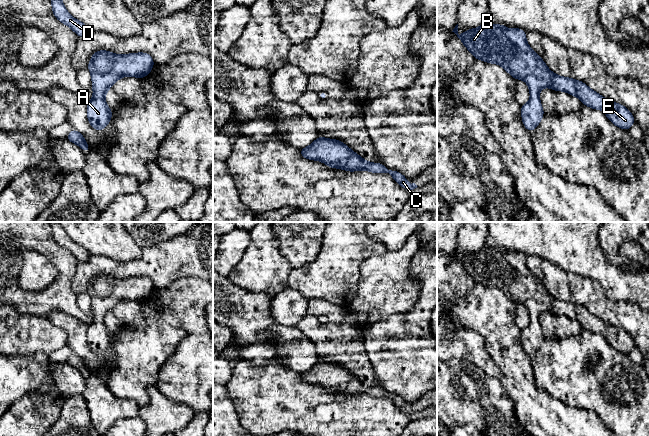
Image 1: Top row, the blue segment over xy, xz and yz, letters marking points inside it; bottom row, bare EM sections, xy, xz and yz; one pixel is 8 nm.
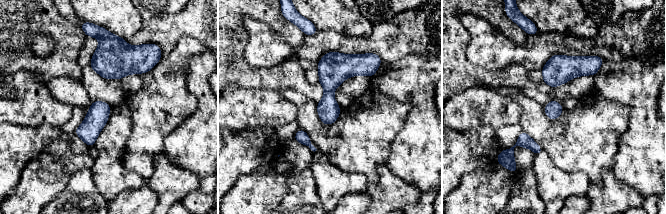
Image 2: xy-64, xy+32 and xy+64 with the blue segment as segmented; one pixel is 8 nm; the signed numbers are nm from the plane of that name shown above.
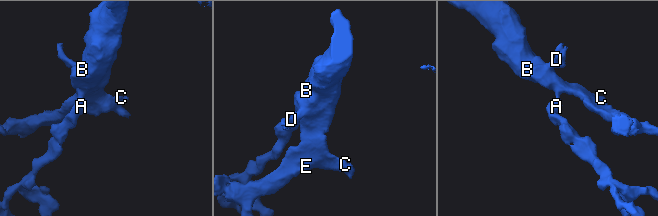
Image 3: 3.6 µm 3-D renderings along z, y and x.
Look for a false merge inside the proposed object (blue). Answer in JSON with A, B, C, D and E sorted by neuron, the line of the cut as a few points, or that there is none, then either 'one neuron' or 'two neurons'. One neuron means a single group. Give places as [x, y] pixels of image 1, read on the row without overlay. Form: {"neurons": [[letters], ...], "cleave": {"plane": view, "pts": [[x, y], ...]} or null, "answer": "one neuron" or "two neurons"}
{"neurons": [["A", "B", "C", "D", "E"]], "cleave": null, "answer": "one neuron"}

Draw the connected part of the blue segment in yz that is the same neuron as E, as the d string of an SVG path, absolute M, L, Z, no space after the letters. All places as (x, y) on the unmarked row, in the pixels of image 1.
M482 247L460 260L457 248L452 256L475 283L499 288L516 304L522 303L528 308L530 325L522 329L520 334L522 346L529 356L538 350L544 339L539 323L539 315L544 311L577 320L584 329L604 335L614 349L626 355L635 347L633 338L624 329L605 323L580 304L551 296L526 266L527 256L519 252Z

